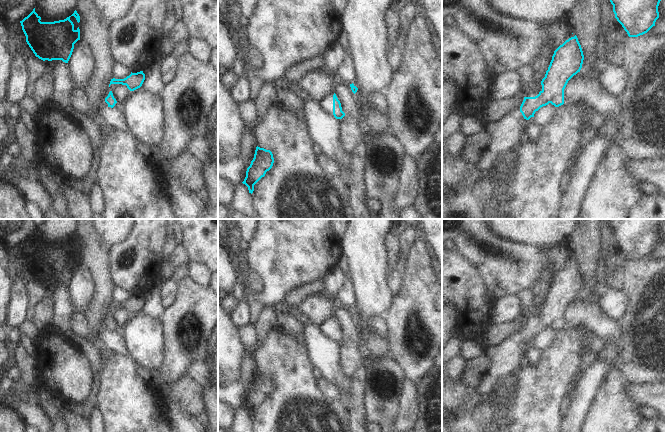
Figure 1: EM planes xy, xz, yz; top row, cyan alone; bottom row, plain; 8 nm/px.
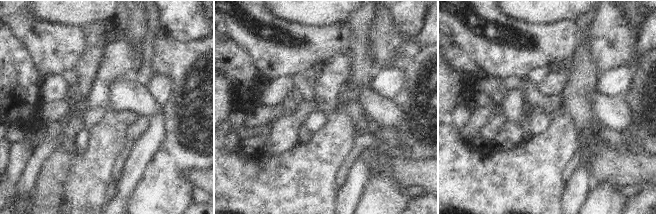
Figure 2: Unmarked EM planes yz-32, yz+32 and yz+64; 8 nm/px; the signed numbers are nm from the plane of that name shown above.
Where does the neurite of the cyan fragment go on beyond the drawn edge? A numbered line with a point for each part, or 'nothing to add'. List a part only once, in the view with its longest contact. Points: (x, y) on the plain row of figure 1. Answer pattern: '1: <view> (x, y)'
1: xz (326, 327)

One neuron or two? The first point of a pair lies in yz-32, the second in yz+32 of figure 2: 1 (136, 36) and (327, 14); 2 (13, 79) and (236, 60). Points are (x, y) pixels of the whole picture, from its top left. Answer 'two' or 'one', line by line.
1: two
2: one

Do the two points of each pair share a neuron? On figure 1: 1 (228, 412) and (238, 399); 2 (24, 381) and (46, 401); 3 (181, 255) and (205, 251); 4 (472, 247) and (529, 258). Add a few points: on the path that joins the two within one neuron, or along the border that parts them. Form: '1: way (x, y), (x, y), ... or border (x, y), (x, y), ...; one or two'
1: border (228, 403), (235, 410); two
2: border (41, 386), (37, 389); two
3: border (185, 251), (187, 254); two
4: way (486, 256), (515, 258); one

